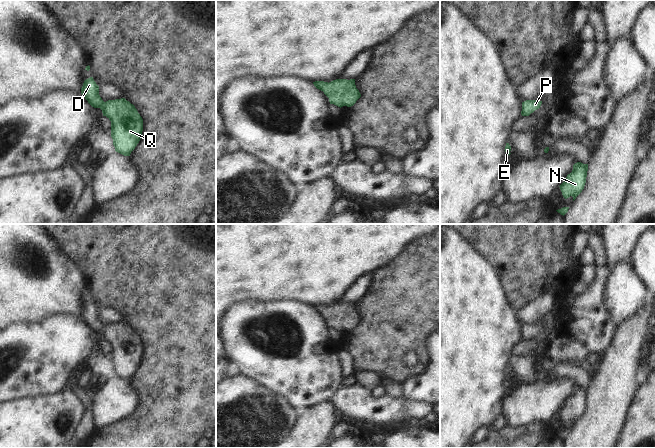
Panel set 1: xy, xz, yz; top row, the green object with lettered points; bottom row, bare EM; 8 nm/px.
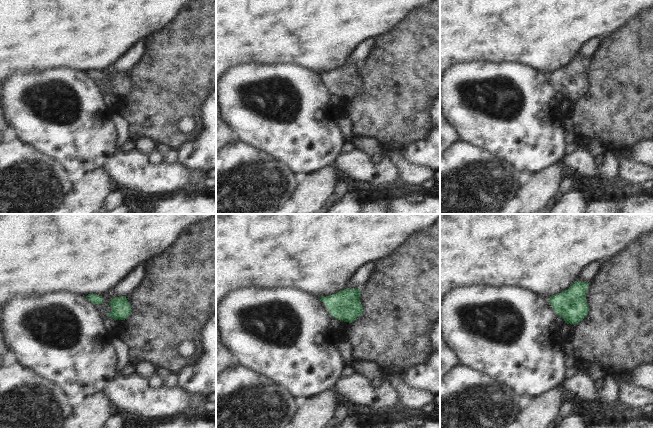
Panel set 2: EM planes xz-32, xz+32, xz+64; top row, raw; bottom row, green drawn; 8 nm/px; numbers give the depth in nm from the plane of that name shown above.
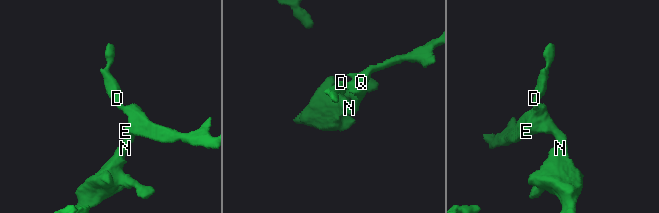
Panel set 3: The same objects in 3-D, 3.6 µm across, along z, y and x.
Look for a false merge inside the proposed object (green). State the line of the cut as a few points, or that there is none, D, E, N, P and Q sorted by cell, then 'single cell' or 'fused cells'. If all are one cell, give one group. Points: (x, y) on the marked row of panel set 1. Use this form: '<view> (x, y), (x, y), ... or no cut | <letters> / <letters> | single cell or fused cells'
no cut | D E N P Q | single cell

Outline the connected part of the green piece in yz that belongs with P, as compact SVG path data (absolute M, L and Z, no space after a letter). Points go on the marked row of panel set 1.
M526 100L522 102L522 116L529 116L535 110L539 109L542 104L542 101L538 100Z

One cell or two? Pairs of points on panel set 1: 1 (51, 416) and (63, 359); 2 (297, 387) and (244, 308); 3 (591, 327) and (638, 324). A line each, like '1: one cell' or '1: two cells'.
1: two cells
2: one cell
3: two cells

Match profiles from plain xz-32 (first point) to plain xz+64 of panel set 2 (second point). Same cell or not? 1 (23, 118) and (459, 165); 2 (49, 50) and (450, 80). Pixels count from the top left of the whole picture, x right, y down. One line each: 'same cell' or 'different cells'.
1: different cells
2: different cells

